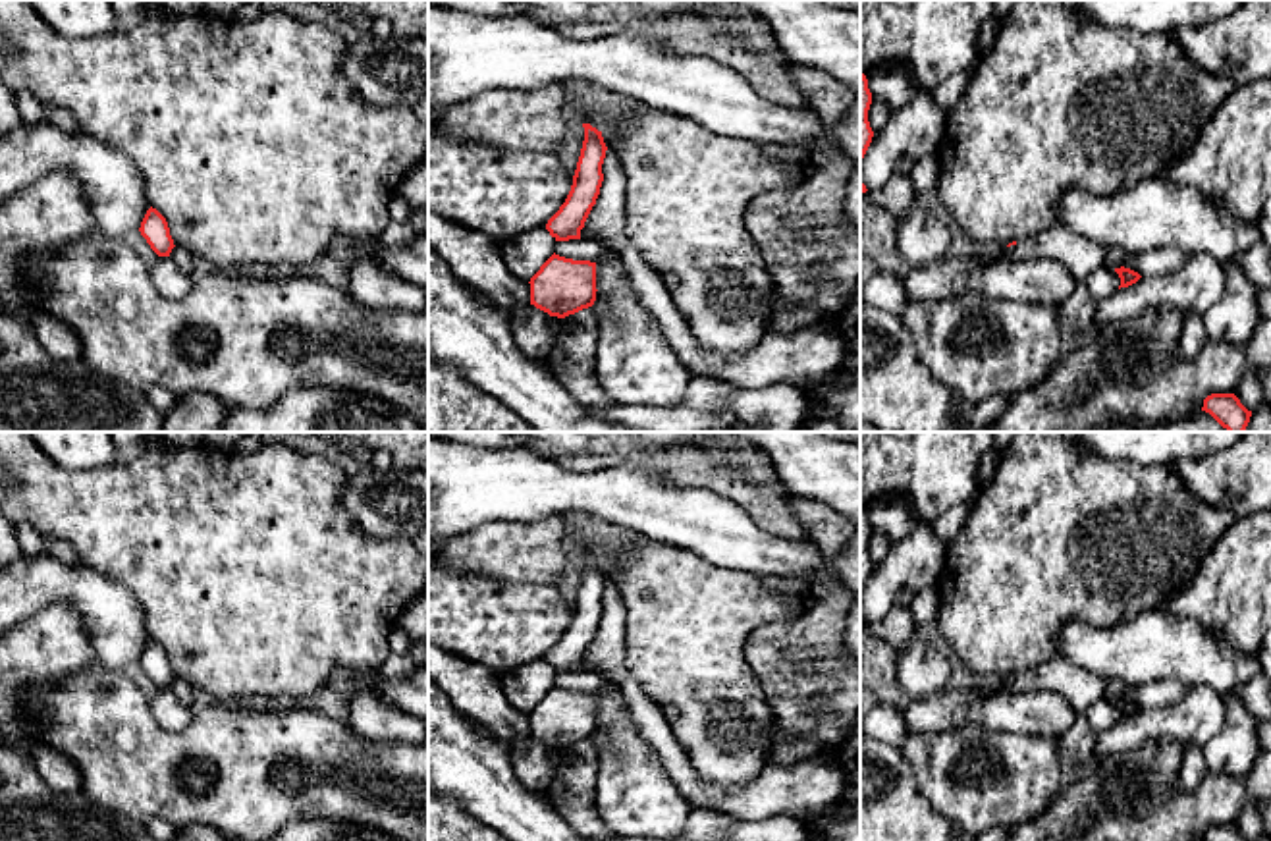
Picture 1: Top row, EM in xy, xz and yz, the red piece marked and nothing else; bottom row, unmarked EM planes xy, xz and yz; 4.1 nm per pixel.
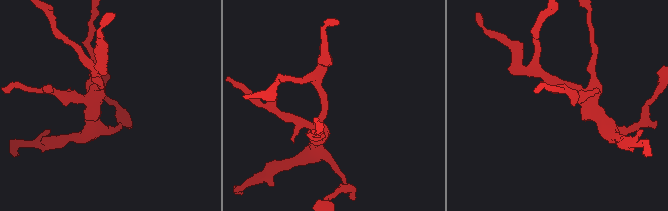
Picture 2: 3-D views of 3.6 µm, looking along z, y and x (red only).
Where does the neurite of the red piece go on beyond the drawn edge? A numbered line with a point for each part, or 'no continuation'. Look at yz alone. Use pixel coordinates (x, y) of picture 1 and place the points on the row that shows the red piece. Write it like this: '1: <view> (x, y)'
no continuation

